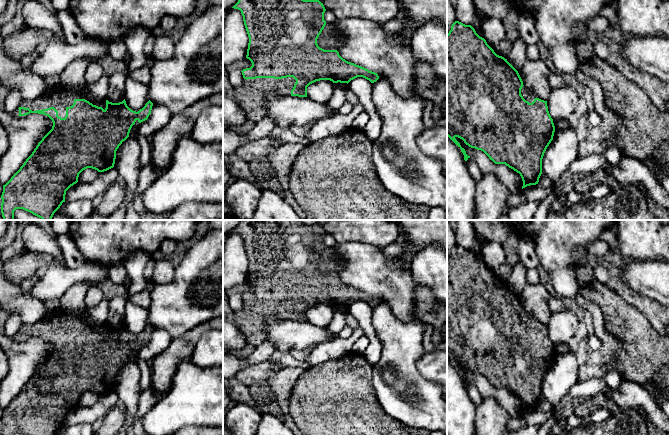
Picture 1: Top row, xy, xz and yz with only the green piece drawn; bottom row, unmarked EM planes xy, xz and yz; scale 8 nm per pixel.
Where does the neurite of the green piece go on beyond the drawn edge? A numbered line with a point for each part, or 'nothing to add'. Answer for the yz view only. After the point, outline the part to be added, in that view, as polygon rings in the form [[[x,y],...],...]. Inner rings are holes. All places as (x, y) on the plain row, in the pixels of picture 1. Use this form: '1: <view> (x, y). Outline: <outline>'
1: yz (528, 319). Outline: [[[523,310],[522,313],[521,313],[521,319],[529,327],[532,327],[535,322],[539,322],[536,318],[534,318],[530,313],[528,313],[525,310]]]

